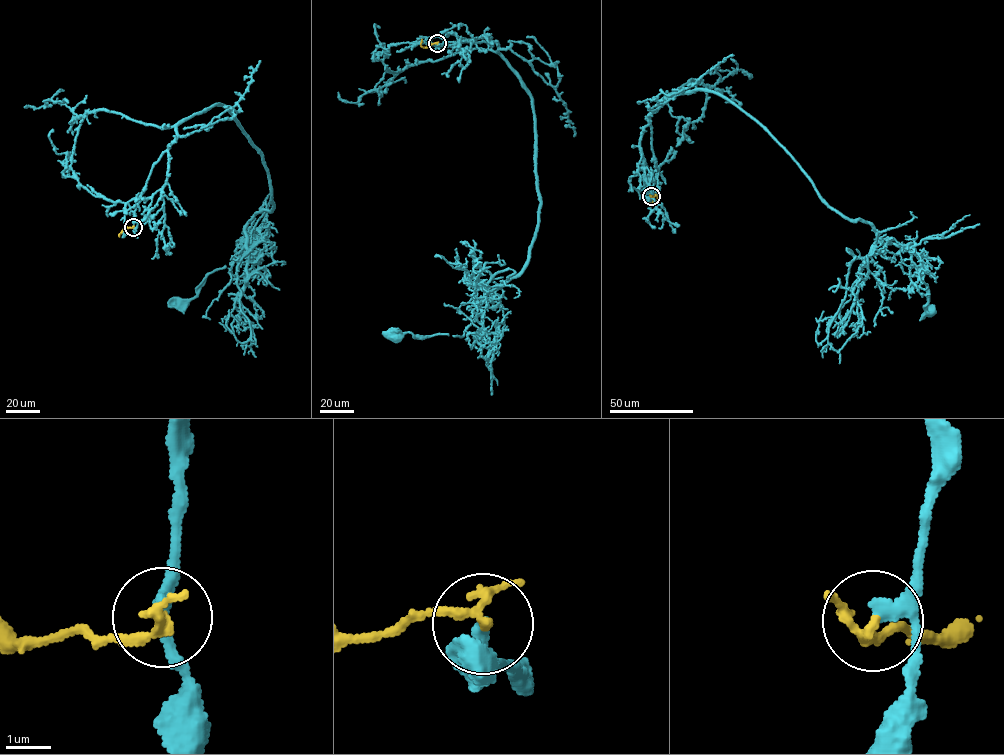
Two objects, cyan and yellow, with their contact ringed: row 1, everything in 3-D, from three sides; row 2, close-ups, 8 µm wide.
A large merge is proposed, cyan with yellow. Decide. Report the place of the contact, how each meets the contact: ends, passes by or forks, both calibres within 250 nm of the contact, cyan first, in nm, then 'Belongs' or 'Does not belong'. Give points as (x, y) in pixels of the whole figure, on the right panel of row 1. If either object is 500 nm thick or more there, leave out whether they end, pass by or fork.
Place: (651, 196). At the ring cyan passes by. At the ring yellow passes by. Thickness 240 nm (cyan) against 190 nm. Does not belong

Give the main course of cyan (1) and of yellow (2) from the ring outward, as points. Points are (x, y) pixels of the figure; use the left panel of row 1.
1: (133, 226), (177, 126), (226, 107), (261, 154), (274, 206), (250, 221), (233, 260), (180, 302)
2: (133, 226), (125, 227), (118, 235)

